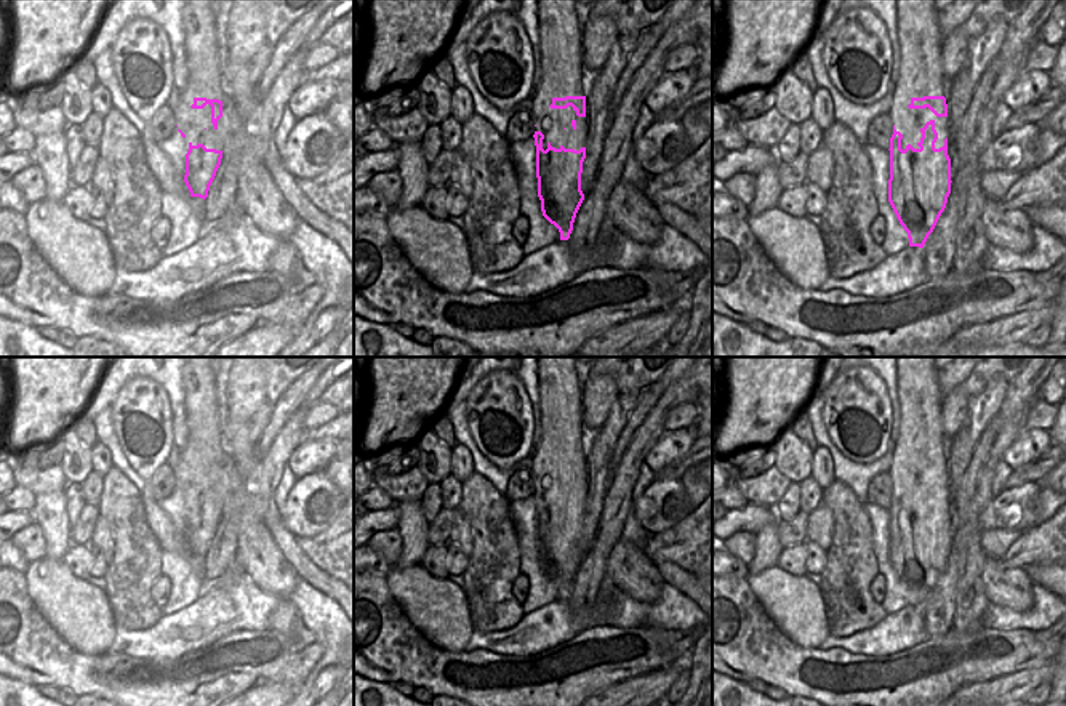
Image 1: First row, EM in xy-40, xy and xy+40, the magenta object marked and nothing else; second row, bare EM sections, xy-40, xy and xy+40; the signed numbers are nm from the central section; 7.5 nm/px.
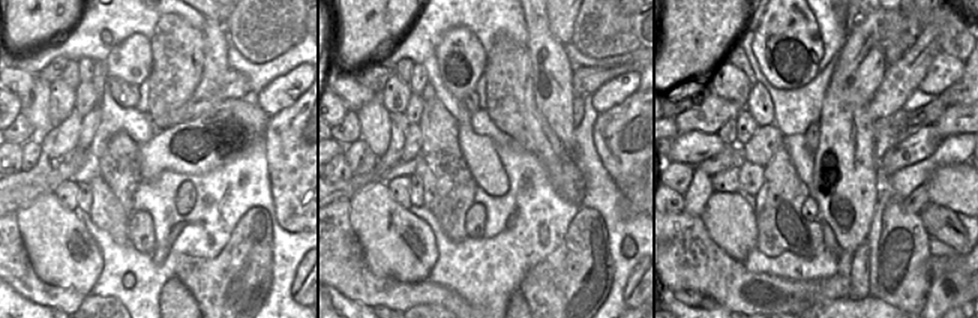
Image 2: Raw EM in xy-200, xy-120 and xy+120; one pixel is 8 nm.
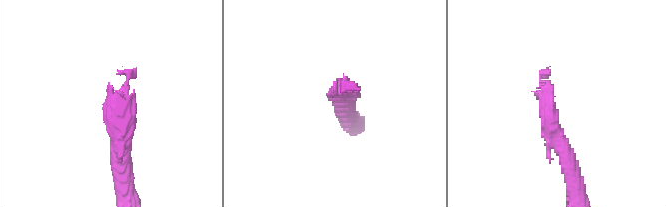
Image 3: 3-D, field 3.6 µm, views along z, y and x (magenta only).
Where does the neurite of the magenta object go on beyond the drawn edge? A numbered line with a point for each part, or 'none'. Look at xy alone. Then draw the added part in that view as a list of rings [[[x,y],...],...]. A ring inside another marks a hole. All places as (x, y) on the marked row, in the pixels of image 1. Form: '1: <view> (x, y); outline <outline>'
1: xy (559, 32); outline [[[538,0],[541,69],[552,98],[584,96],[589,91],[579,11],[575,0]]]

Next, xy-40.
1: xy-40 (199, 21); outline [[[184,0],[184,53],[189,91],[194,98],[222,101],[222,72],[216,46],[216,14],[211,0]]]

